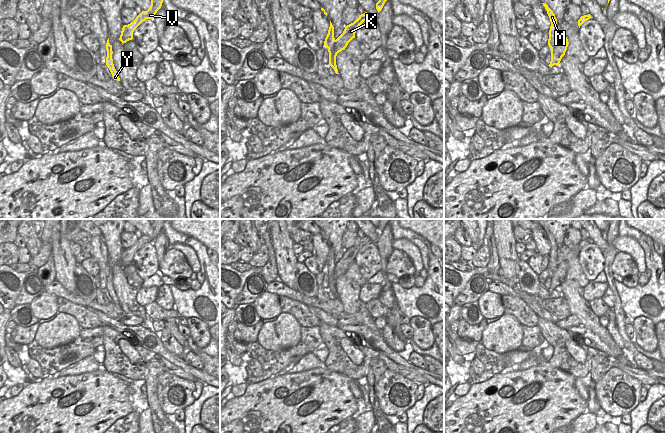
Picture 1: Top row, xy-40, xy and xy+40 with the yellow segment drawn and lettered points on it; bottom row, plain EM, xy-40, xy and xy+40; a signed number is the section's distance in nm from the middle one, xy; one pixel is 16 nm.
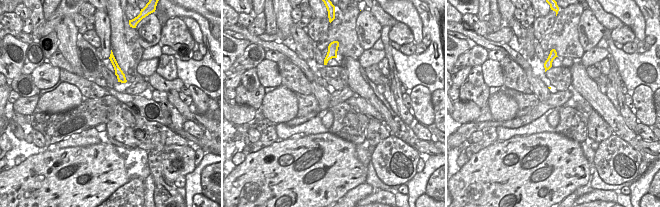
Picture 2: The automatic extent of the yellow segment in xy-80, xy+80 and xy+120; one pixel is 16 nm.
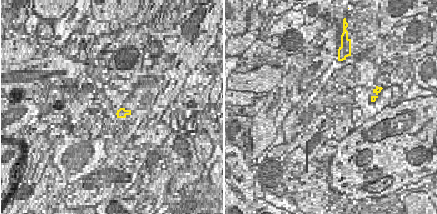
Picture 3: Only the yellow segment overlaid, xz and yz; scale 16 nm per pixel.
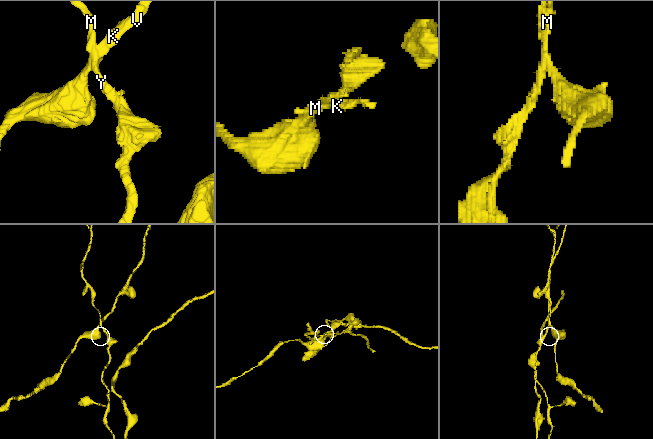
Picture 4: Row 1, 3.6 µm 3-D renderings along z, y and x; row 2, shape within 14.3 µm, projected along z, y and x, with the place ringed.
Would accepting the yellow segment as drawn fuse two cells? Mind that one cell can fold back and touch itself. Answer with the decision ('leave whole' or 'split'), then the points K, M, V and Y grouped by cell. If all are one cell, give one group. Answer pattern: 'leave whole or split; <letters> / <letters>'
split; K V / M Y

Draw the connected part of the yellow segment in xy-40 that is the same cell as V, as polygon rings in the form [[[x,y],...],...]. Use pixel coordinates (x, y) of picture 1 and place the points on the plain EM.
[[[154,219],[151,223],[151,229],[147,235],[142,235],[136,243],[128,249],[124,249],[119,264],[126,267],[133,263],[134,254],[146,243],[152,243],[157,235],[161,232],[164,222],[167,219]]]

